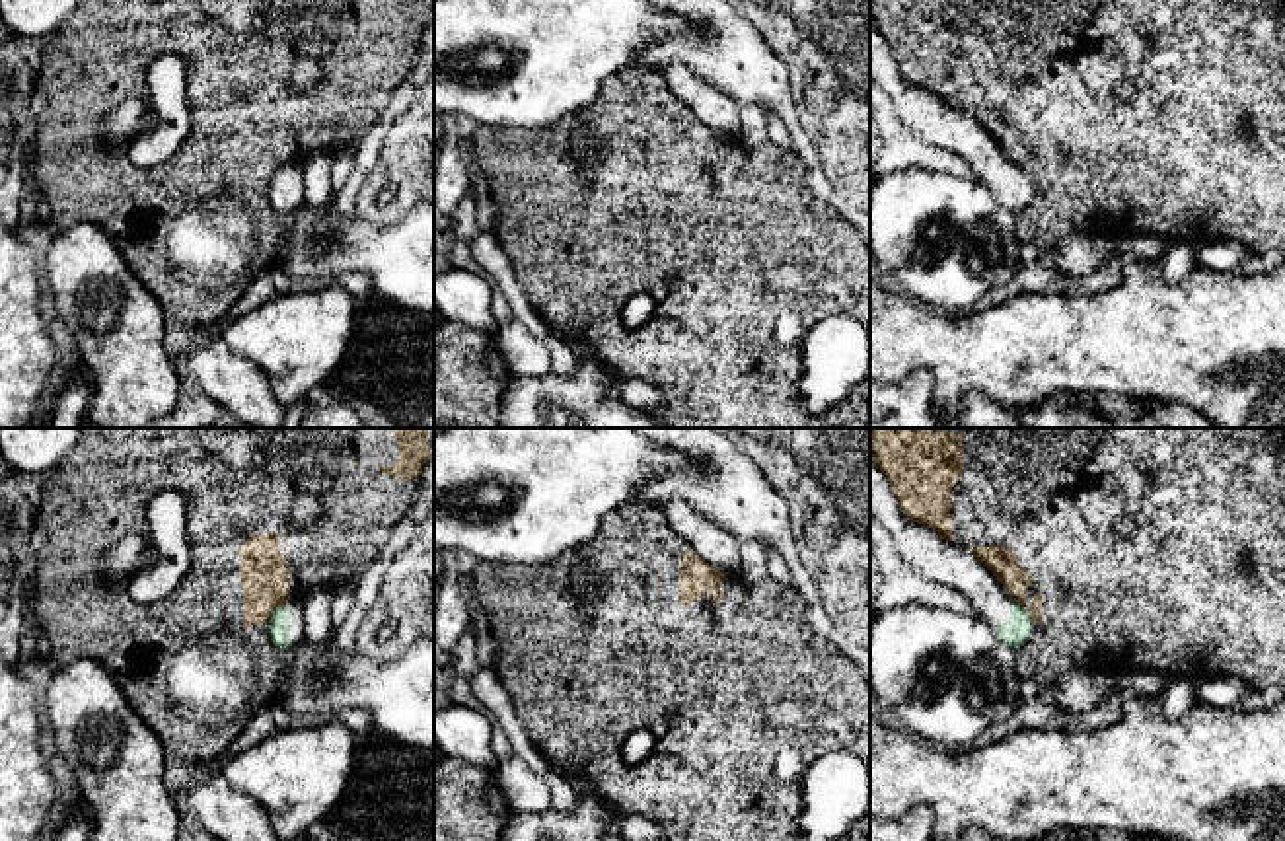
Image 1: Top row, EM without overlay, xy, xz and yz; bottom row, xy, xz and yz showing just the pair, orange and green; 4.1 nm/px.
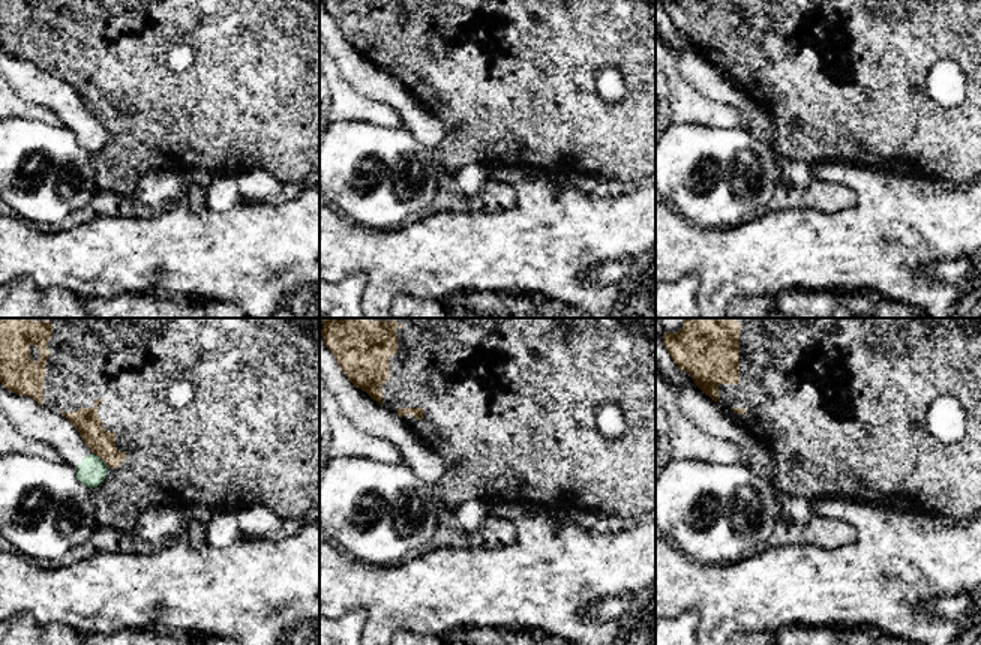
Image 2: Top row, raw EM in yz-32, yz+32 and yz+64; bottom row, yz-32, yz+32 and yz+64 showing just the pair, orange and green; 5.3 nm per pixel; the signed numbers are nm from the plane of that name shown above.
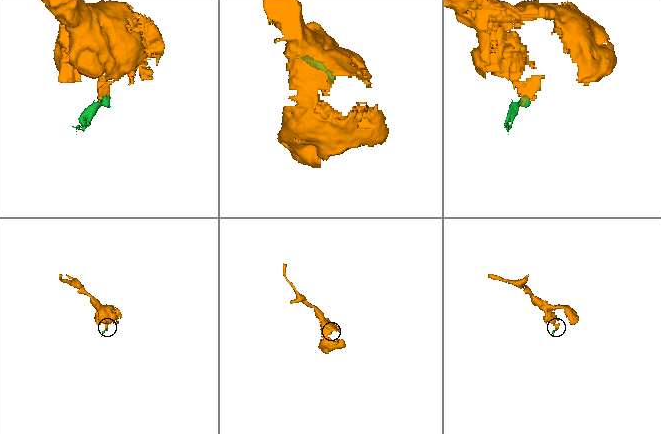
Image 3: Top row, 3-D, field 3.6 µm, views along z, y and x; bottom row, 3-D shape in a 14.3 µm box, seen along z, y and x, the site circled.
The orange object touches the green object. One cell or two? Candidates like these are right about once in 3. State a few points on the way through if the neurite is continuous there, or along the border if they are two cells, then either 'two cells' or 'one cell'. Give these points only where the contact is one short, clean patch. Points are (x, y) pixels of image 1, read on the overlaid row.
border yz (1015, 600), (1034, 621); two cells

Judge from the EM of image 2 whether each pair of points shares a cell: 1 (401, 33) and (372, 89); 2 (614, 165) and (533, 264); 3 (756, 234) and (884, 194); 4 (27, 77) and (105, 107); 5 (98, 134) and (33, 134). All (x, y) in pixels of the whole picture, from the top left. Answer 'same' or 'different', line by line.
1: different
2: different
3: same
4: different
5: different

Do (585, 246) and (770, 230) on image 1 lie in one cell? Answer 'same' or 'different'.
same

